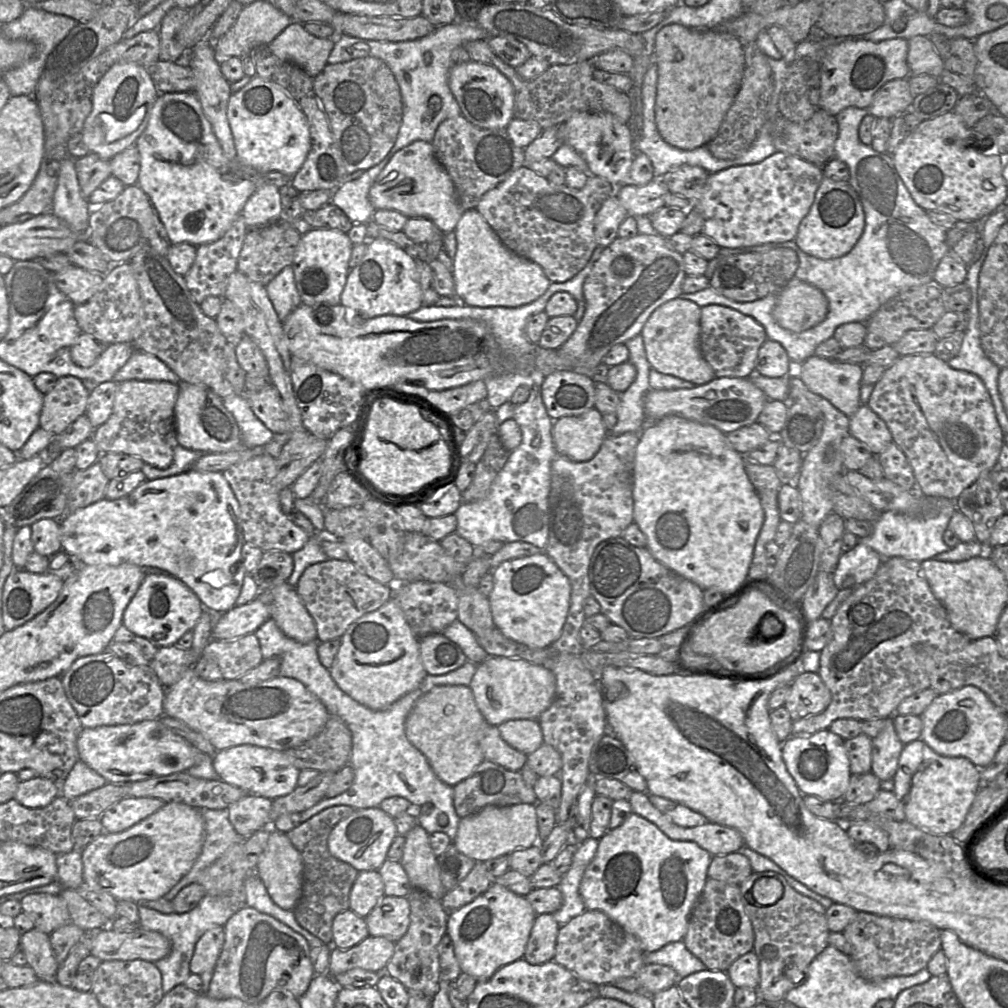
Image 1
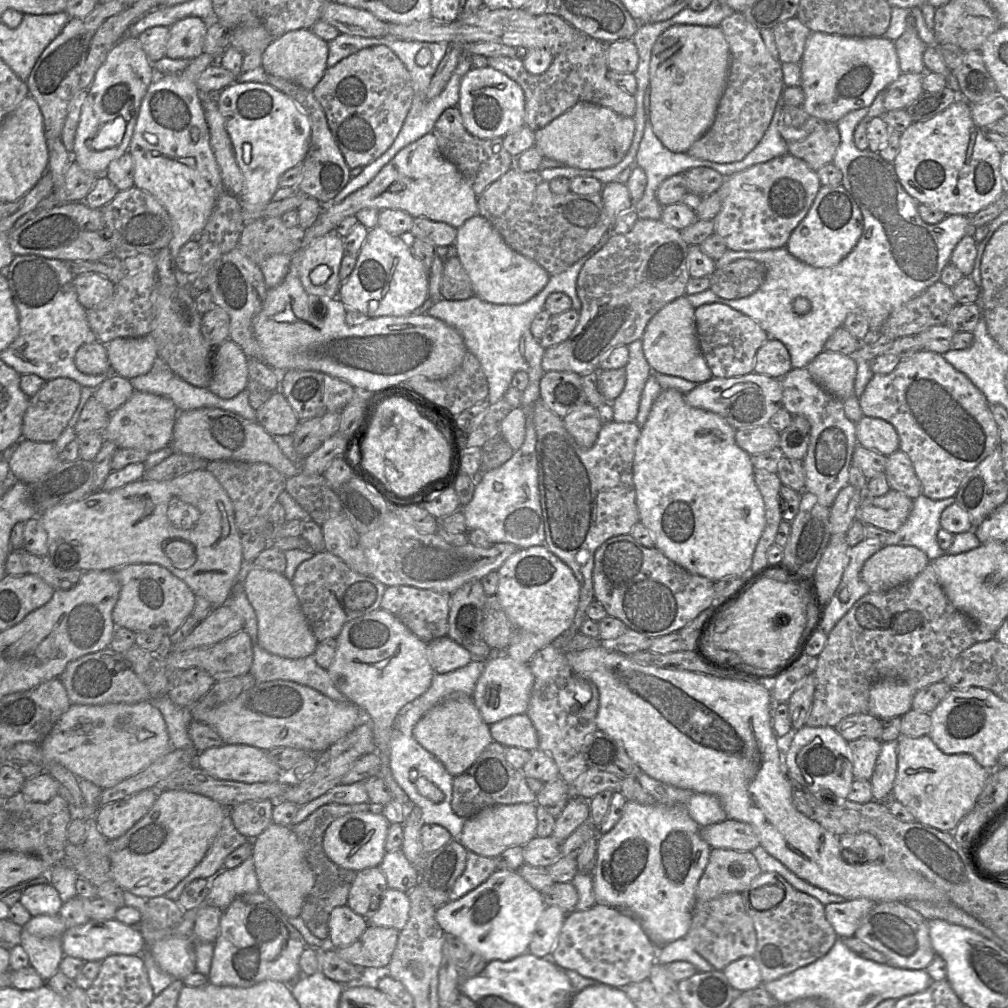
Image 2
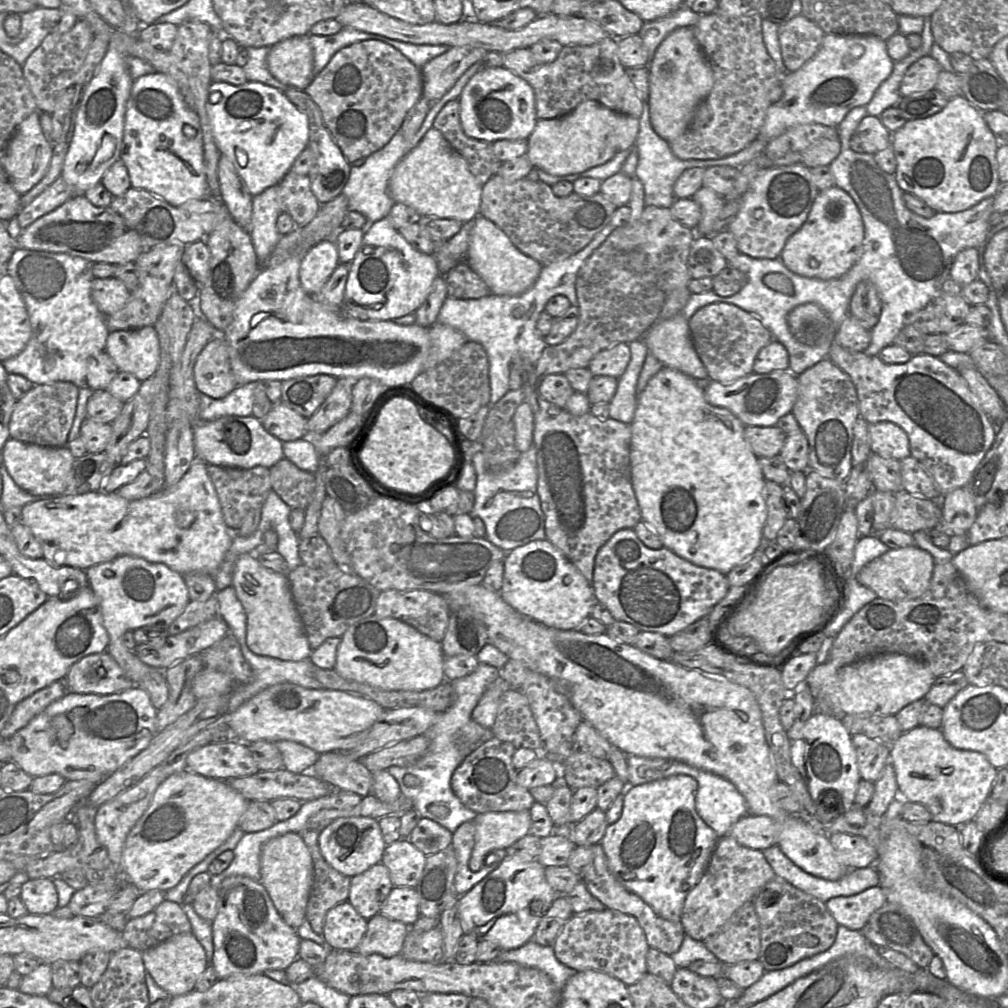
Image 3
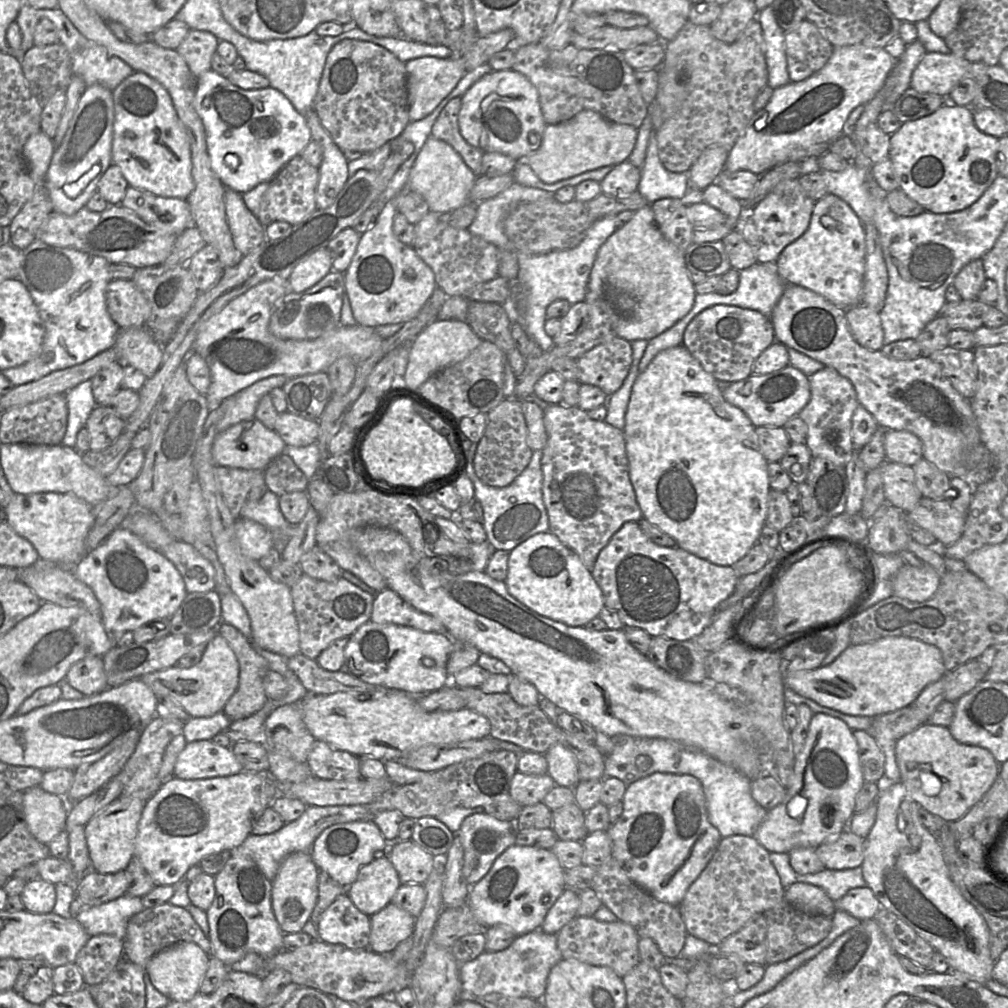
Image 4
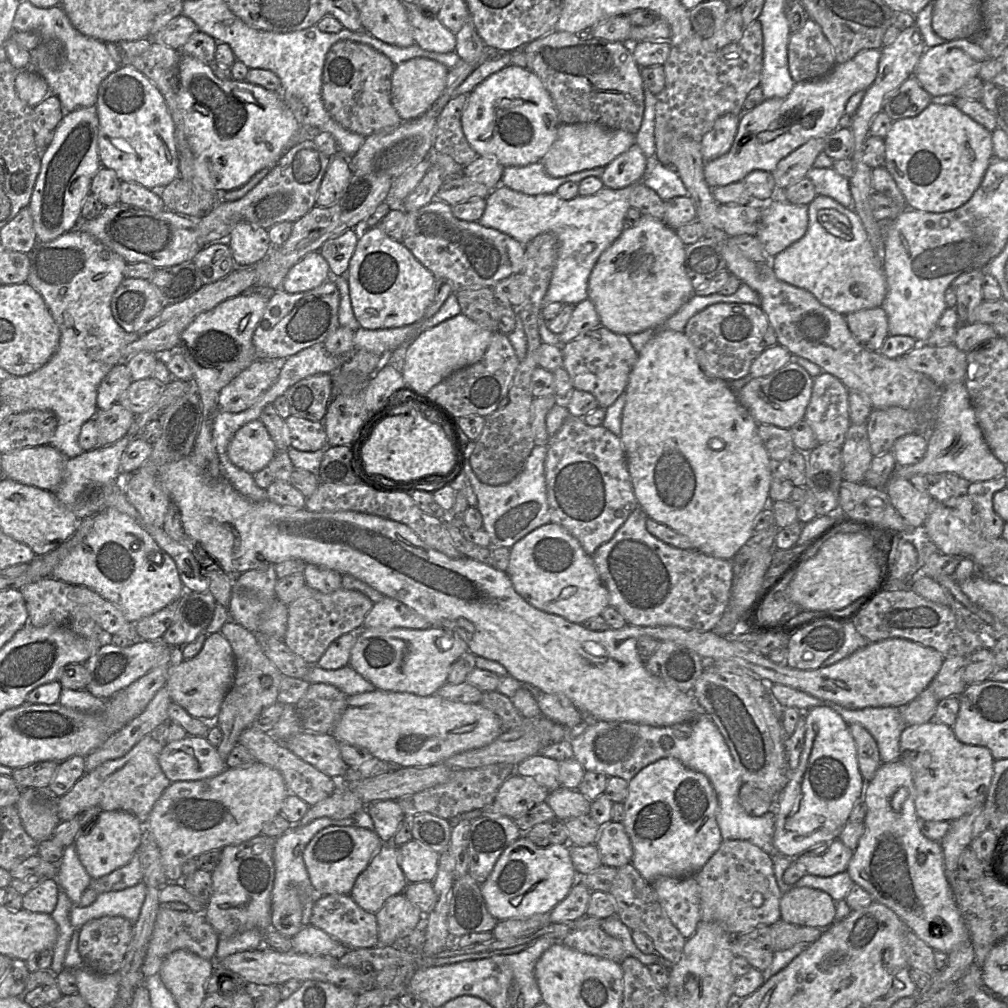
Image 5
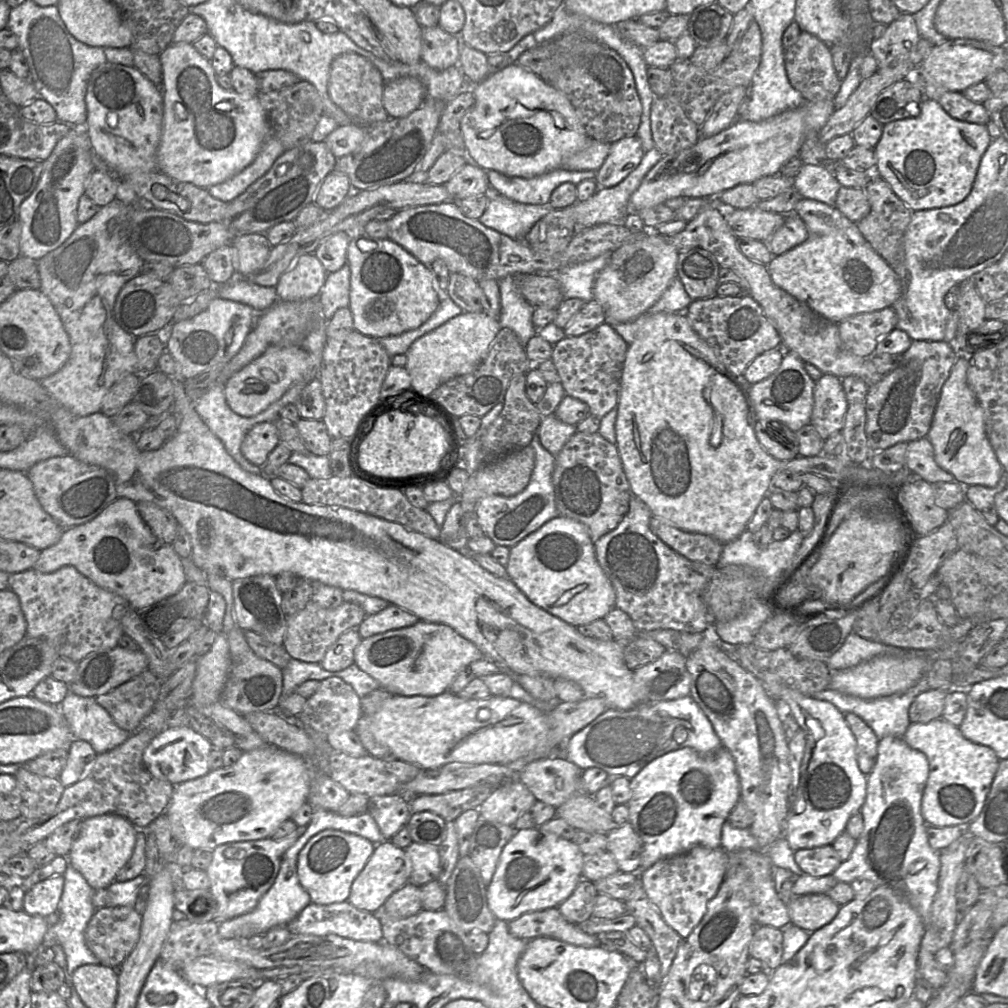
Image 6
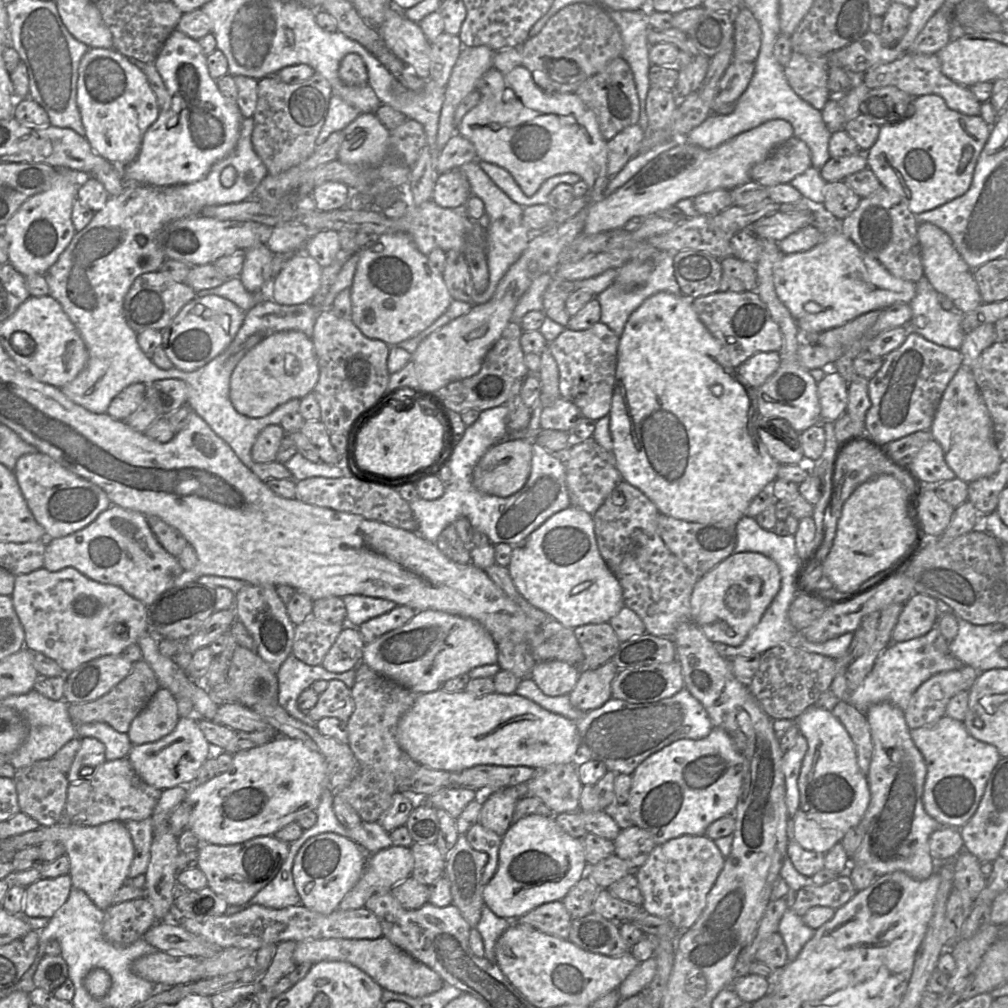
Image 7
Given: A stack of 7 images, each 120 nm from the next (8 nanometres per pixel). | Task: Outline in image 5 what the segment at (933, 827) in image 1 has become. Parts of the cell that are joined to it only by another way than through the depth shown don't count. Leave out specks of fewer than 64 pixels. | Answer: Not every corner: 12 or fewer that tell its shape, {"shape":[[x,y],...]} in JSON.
{"shape":[[936,720],[906,726],[919,820],[982,805],[990,750]]}

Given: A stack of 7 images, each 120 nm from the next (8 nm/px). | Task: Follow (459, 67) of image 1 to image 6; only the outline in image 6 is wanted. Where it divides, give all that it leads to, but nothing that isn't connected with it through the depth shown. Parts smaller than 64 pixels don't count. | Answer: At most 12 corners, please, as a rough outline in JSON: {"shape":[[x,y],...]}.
{"shape":[[517,62],[472,86],[469,161],[533,178],[590,140]]}

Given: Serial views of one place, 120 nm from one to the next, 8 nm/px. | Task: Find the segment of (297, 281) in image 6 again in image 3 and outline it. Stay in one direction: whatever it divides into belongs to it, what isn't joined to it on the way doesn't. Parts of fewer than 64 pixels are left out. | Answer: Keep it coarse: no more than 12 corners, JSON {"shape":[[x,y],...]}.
{"shape":[[334,238],[303,257],[299,280],[318,293],[339,264]]}

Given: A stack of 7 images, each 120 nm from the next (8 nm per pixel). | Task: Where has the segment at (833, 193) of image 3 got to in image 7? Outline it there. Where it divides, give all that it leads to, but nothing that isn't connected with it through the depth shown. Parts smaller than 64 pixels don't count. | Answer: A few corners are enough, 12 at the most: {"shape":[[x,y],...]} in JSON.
{"shape":[[805,199],[823,238],[782,255],[776,293],[801,333],[820,334],[871,310],[910,303],[894,276]]}

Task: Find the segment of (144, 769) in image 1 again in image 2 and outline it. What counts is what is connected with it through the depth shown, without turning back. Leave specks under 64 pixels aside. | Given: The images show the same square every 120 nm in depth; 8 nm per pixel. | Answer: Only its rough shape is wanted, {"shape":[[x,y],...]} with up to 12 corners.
{"shape":[[153,701],[71,705],[39,746],[102,790],[173,749]]}

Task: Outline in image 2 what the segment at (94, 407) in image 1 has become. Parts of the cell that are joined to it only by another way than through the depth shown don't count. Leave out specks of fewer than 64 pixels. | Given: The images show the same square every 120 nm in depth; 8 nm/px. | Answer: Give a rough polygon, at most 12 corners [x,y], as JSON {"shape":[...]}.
{"shape":[[111,373],[93,396],[113,413],[135,392],[130,381]]}

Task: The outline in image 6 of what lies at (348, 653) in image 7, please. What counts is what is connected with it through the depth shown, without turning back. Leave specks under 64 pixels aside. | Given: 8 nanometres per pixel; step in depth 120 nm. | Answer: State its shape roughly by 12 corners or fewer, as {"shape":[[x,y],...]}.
{"shape":[[358,629],[346,631],[319,664],[331,672],[354,664],[361,640]]}

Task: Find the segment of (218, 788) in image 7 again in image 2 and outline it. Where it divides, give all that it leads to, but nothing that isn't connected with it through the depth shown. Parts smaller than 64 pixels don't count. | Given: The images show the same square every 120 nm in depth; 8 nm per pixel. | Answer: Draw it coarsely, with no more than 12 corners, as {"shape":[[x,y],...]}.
{"shape":[[183,790],[108,842],[115,882],[148,900],[203,859],[228,808]]}

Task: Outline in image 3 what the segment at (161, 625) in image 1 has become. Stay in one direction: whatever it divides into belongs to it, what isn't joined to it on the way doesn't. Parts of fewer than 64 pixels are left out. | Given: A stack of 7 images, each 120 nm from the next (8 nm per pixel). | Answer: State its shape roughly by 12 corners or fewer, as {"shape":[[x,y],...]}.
{"shape":[[120,556],[86,570],[106,651],[135,684],[165,670],[124,646],[127,631],[170,626],[190,597],[163,563]]}

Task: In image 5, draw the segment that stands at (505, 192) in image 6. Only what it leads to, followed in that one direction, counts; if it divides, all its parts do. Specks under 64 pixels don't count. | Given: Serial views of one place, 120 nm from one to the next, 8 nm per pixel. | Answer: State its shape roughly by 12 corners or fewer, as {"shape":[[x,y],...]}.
{"shape":[[541,162],[505,167],[500,184],[527,195],[600,178],[597,167],[555,178]]}

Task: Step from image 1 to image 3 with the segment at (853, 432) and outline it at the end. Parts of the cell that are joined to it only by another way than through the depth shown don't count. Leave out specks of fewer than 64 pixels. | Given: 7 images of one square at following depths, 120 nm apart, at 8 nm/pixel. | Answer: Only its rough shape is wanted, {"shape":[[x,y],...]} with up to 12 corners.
{"shape":[[892,422],[868,424],[872,453],[911,456],[907,434]]}

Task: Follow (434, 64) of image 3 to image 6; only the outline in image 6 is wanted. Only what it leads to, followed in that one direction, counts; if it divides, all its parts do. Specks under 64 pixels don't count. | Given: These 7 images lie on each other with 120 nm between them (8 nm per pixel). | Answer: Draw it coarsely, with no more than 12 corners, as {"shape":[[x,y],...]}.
{"shape":[[414,77],[386,82],[383,105],[390,118],[406,117],[426,100]]}

